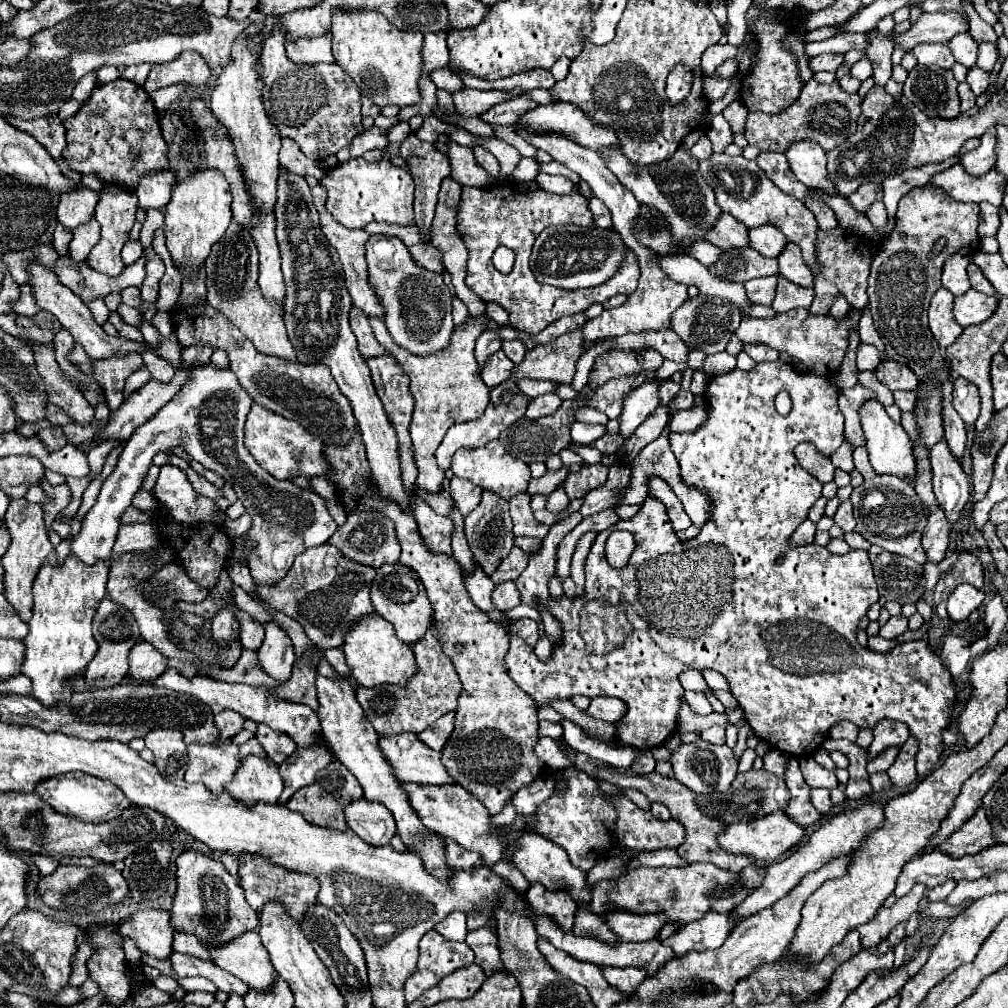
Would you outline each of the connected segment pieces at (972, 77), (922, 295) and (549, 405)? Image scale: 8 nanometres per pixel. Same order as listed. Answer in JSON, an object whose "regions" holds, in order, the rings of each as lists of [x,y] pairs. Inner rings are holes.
{"regions":[[[[977,65],[969,69],[967,83],[969,83],[969,87],[971,87],[971,91],[973,91],[975,95],[981,95],[981,93],[985,93],[985,91],[987,91],[987,87],[989,87],[989,75],[991,75],[989,71],[979,69]]],[[[919,187],[901,197],[895,219],[889,219],[885,233],[889,233],[871,263],[869,275],[869,309],[873,313],[875,329],[879,331],[885,353],[889,359],[901,361],[913,369],[917,377],[927,377],[933,371],[941,371],[943,393],[951,395],[949,373],[945,371],[943,353],[935,343],[935,337],[927,325],[927,309],[931,297],[941,287],[943,263],[953,253],[977,253],[979,251],[979,205],[953,201],[935,187]],[[939,239],[945,239],[945,247],[931,257]]],[[[555,393],[539,395],[539,397],[535,397],[535,399],[529,401],[527,411],[525,411],[525,417],[529,417],[529,419],[539,419],[539,417],[551,415],[551,413],[557,411],[559,405],[561,405],[561,399],[559,399]]]]}

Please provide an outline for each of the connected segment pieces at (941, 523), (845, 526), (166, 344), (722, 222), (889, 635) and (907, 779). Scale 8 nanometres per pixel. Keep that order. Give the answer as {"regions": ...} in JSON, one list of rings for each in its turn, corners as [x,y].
{"regions":[[[[937,507],[929,515],[929,521],[927,521],[927,527],[923,529],[923,539],[921,539],[921,545],[925,549],[929,563],[939,563],[947,555],[949,531],[951,531],[951,525],[947,523],[947,517],[943,515],[943,511]]],[[[845,501],[839,505],[833,521],[843,529],[843,531],[853,531],[855,529],[855,519],[853,519],[853,507],[851,501]]],[[[173,335],[171,339],[161,339],[161,349],[159,349],[159,355],[165,359],[165,361],[169,361],[169,363],[173,363],[173,367],[177,369],[179,367],[179,353],[181,353],[181,345],[177,343],[177,337]]],[[[723,213],[717,223],[707,229],[707,235],[703,235],[703,239],[707,239],[709,243],[717,245],[717,247],[743,247],[747,245],[747,227],[743,227],[743,223],[739,223],[737,219],[733,219],[731,215]]],[[[899,615],[899,617],[891,617],[879,631],[881,637],[885,639],[897,639],[899,635],[903,635],[903,631],[907,631],[907,617]]],[[[909,737],[901,745],[895,763],[887,769],[887,775],[891,777],[893,783],[897,783],[897,787],[907,787],[909,783],[915,781],[915,777],[917,777],[917,771],[915,771],[917,749],[919,749],[919,743],[913,737]]]]}

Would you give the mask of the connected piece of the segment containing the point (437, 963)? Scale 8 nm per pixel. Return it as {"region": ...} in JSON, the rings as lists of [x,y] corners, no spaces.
{"region":[[[435,929],[423,935],[419,943],[417,971],[405,983],[405,1001],[413,1003],[423,991],[435,987],[445,975],[467,967],[475,961],[475,955],[467,943],[443,939]]]}

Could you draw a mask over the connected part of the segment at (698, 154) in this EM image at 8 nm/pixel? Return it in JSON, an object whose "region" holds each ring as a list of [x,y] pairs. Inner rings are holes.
{"region":[[[701,135],[701,137],[699,137],[699,141],[691,147],[691,151],[689,151],[689,153],[691,153],[695,159],[707,159],[707,155],[711,155],[711,153],[713,153],[709,139],[707,139],[705,135]]]}

